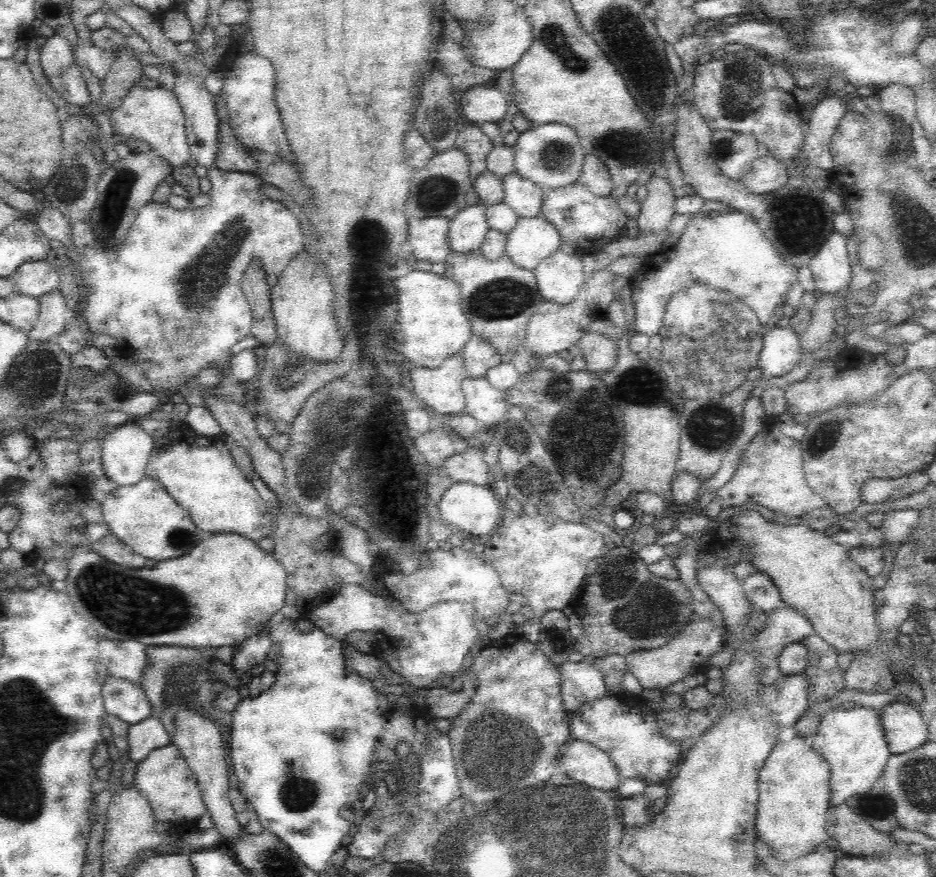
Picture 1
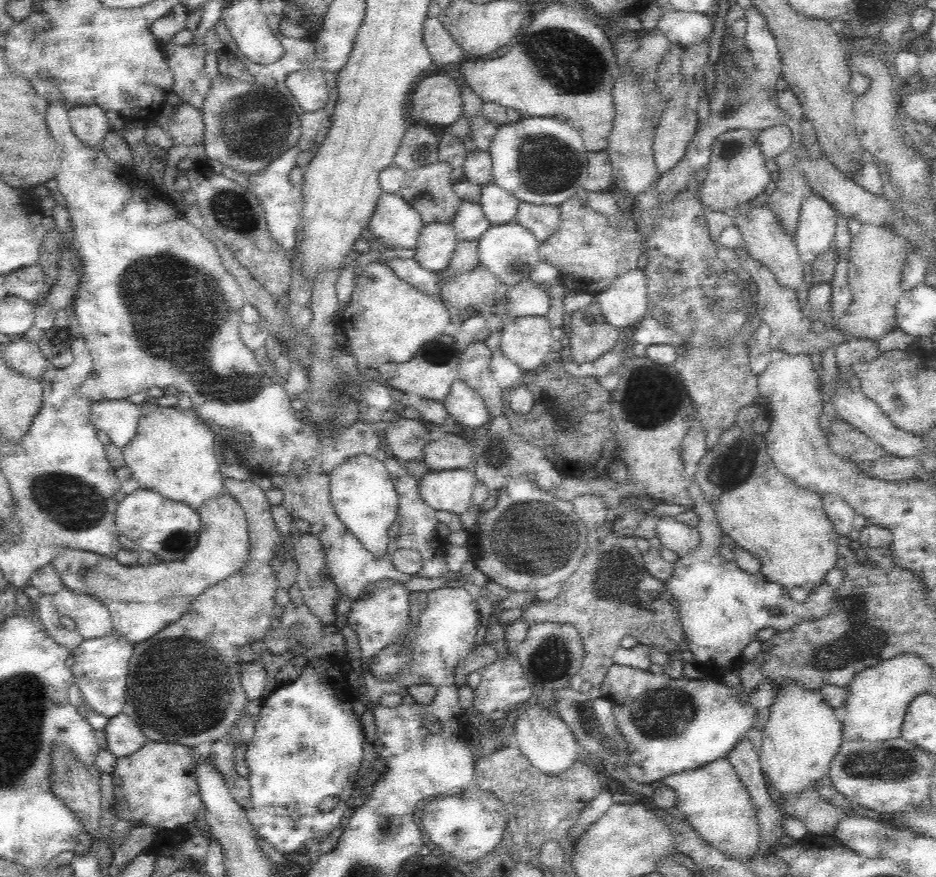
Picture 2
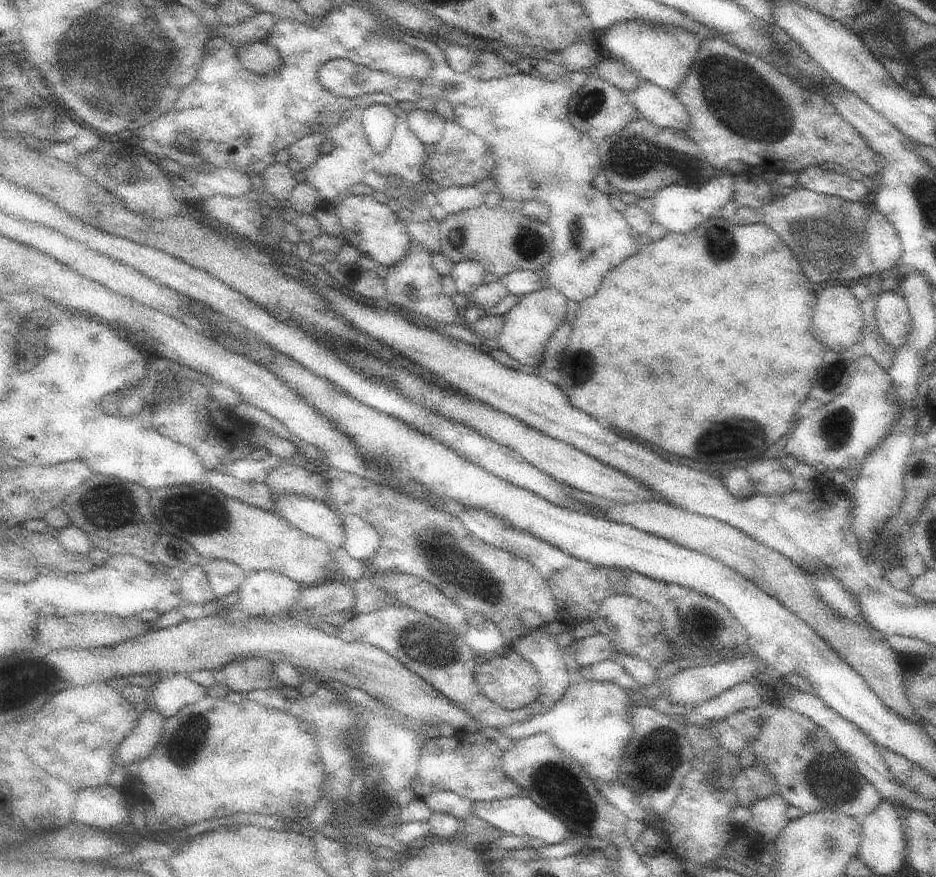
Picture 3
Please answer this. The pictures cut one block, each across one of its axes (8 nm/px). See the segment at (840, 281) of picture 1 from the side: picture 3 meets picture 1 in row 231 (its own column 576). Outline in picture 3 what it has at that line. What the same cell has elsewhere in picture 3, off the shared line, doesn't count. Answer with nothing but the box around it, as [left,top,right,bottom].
[474,796,578,845]

